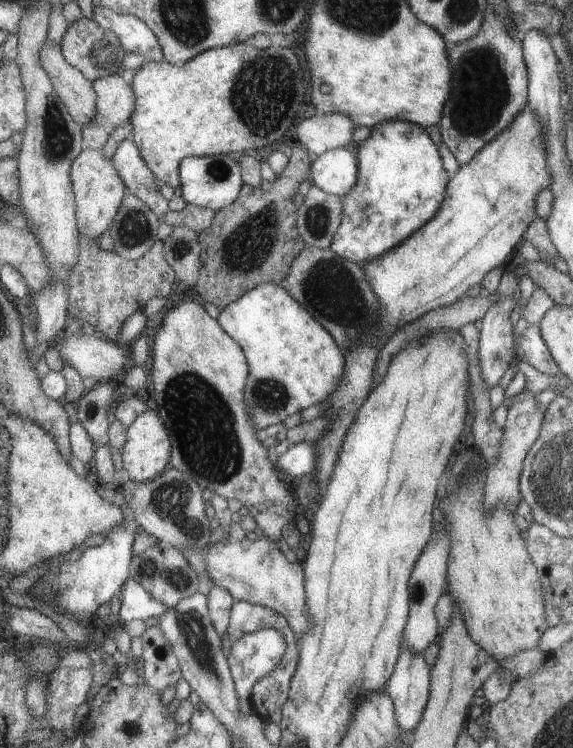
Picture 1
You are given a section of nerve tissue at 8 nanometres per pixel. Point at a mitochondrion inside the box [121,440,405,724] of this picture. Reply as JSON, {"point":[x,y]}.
{"point":[171,501]}

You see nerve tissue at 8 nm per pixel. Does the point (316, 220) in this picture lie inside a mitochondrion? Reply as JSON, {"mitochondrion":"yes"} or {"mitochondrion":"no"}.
{"mitochondrion":"yes"}

